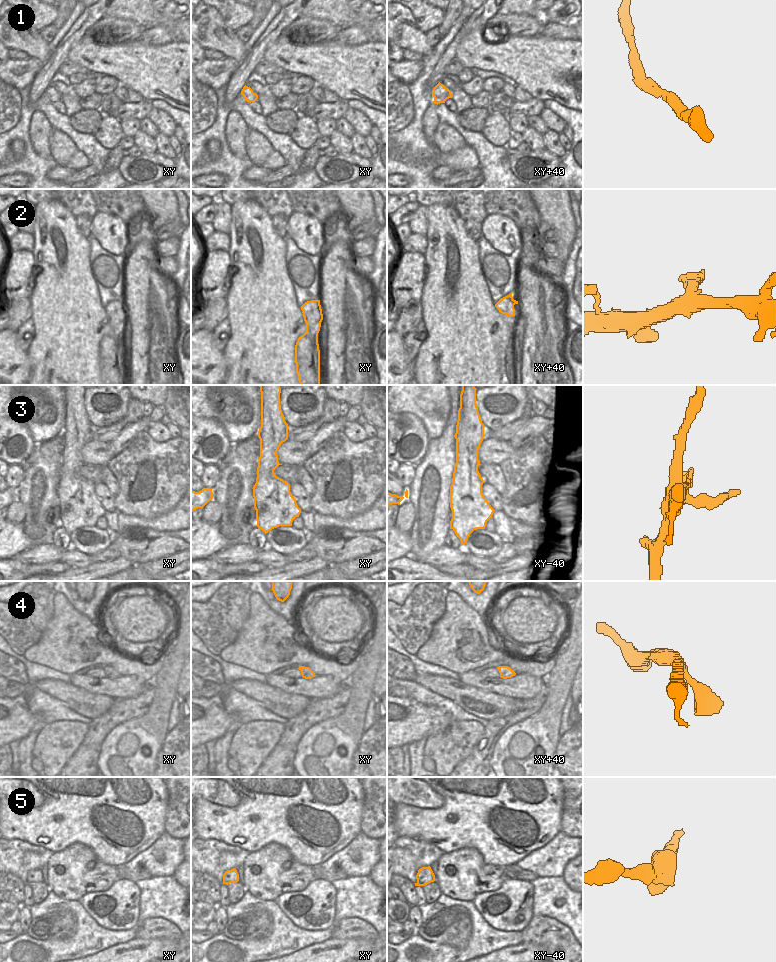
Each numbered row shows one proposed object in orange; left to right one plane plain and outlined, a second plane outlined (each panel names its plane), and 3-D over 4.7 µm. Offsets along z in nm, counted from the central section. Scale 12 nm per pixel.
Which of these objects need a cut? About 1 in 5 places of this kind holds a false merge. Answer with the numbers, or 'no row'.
3

